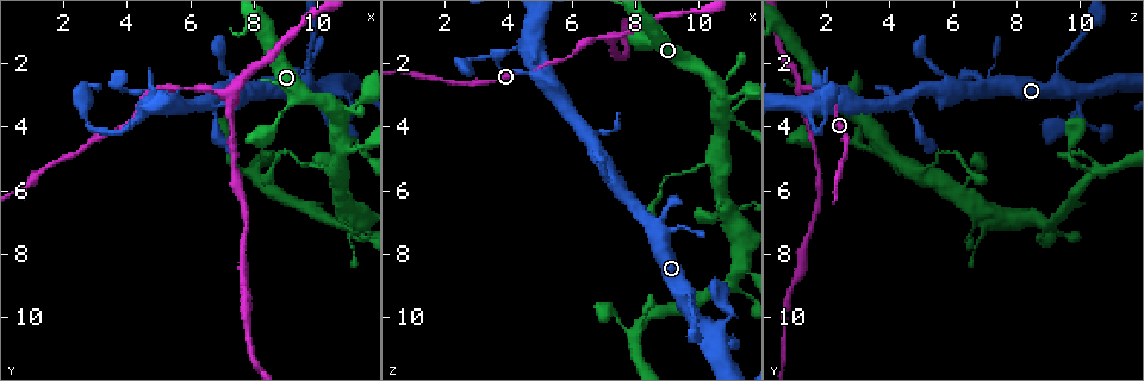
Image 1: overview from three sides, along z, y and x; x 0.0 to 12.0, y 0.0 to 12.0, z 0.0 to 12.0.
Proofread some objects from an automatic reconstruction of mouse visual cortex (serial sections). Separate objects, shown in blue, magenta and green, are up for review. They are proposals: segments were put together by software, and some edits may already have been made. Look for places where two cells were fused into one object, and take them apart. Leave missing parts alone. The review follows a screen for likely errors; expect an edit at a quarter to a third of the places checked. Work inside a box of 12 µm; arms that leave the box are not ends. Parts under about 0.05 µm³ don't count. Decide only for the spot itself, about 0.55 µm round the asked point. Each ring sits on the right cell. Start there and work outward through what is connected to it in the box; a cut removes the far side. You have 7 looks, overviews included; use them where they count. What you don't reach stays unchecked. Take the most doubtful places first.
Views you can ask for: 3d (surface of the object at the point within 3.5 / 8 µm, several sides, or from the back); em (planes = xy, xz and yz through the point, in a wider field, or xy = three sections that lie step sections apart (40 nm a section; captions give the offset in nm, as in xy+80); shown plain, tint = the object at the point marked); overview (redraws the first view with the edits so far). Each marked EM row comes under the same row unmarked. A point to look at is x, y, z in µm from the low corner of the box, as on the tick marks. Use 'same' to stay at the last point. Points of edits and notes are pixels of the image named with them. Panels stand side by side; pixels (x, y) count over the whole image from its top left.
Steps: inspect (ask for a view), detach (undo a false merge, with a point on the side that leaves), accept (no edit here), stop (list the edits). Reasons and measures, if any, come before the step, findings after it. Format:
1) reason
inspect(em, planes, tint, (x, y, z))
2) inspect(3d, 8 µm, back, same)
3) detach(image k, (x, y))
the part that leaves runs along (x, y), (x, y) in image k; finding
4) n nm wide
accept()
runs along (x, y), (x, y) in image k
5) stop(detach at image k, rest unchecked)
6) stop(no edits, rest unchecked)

sharp bend
inspect(3d, 3.5 µm, (7.0, 2.9, 1.2))

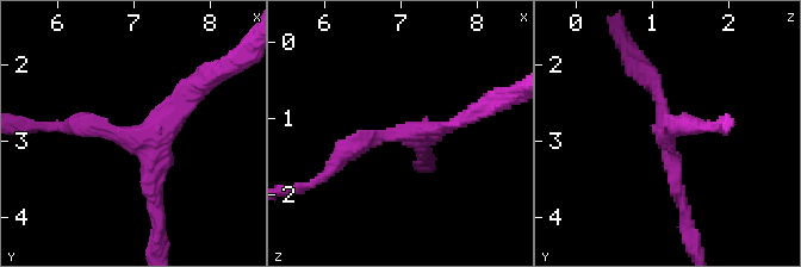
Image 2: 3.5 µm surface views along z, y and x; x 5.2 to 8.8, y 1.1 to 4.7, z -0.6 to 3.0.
3 arms; arms of 150, 200, 300 nm; shape alone is not enough
inspect(em, xy, step 3, tint, (7.05, 3.00, 1.25))

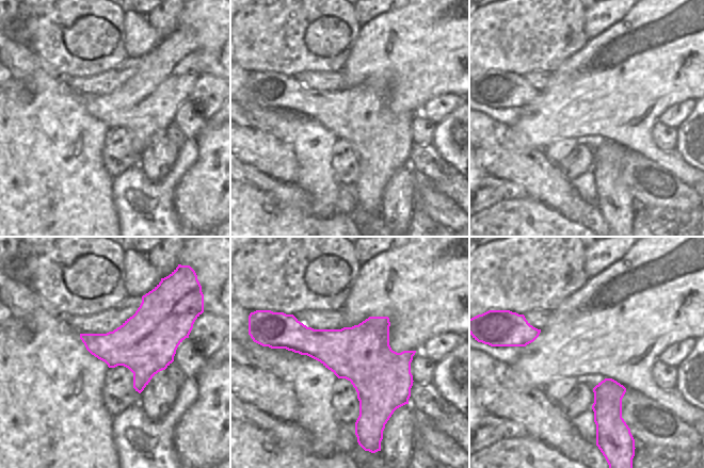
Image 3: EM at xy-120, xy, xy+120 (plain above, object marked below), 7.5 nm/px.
accept()
runs along (69, 126), (140, 137), (157, 206) in image 2; continuous, no second cell

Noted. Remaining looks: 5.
inspect(3d, 3.5 µm, (5.0, 2.8, 2.5))

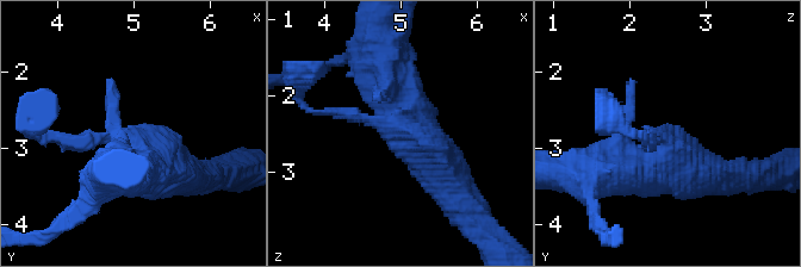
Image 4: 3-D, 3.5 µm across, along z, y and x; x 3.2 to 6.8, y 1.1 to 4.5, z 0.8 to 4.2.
shape alone is not enough
inspect(em, xy, step 3, tint, (4.95, 2.95, 2.45))

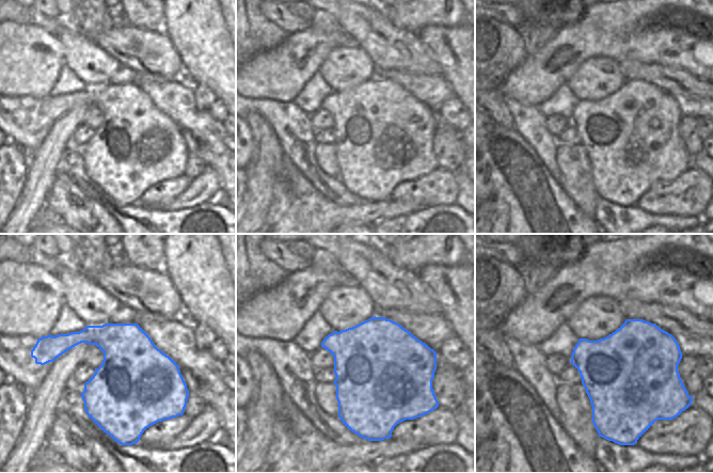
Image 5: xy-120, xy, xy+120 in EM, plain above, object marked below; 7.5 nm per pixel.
accept()
all the same cell

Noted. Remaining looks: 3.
small branch off a trunk
inspect(3d, 3.5 µm, back, (11.0, 3.5, 3.1))

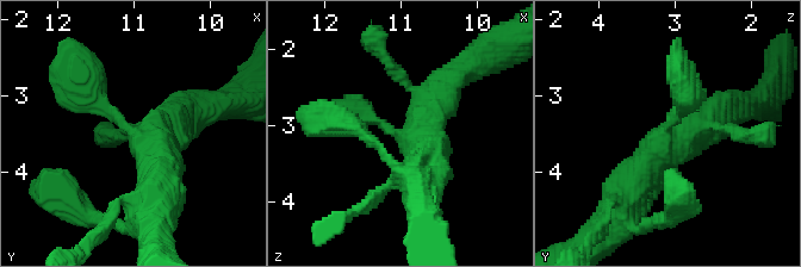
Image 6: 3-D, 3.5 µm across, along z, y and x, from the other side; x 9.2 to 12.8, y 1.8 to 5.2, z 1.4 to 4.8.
inspect(em, xy, step 2, tint, (10.90, 3.60, 3.15))

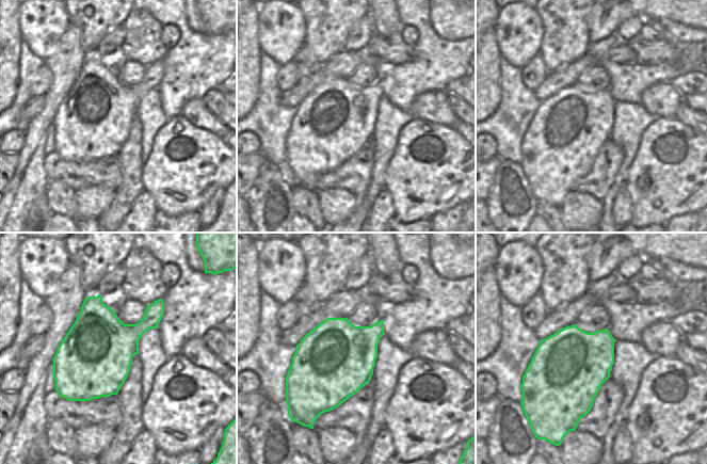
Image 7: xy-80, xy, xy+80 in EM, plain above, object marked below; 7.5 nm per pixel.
600 nm wide
accept()
runs along (725, 113), (660, 150), (619, 209) in image 6; one cell here

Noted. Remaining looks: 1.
stop(no edits, rest unchecked)

